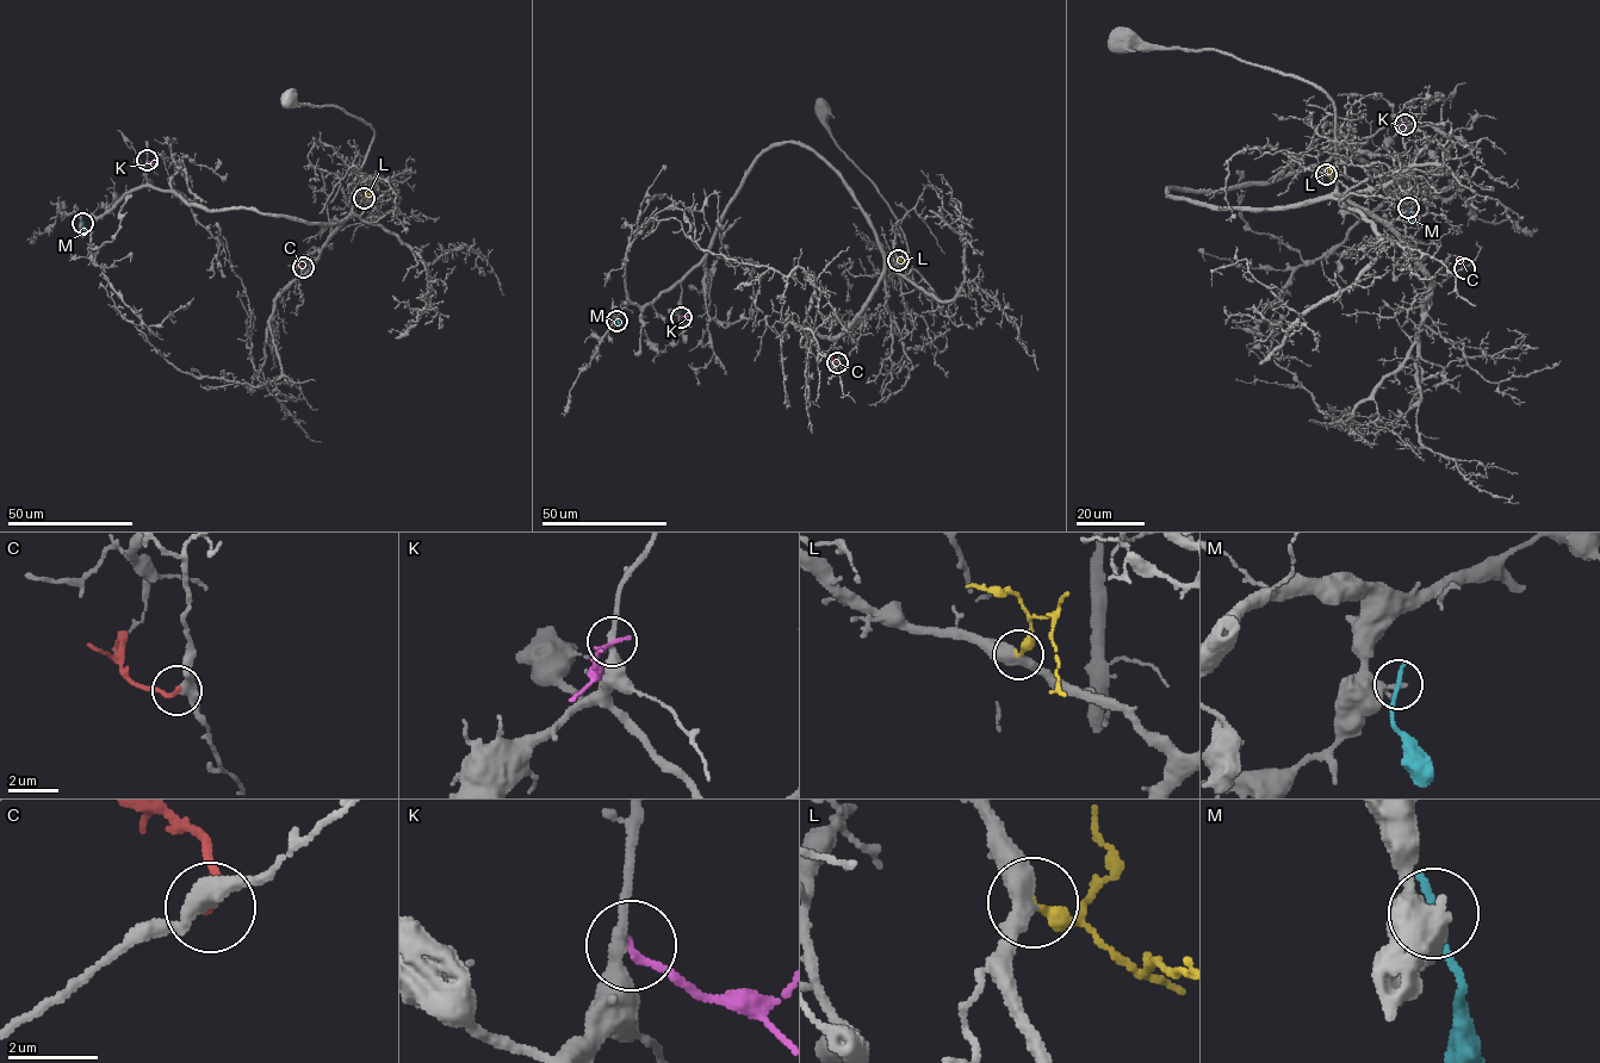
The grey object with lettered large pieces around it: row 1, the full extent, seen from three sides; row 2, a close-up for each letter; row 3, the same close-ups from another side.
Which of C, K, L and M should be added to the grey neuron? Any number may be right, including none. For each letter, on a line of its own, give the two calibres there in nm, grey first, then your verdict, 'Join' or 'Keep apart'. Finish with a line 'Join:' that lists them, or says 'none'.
C: Thickness 400 nm (grey) against 190 nm. Keep apart
K: Thickness 320 nm (grey) against 220 nm. Keep apart
L: Thickness 440 nm (grey) against 280 nm. Join
M: Thickness 160 nm (grey) against 220 nm. Keep apart
Join: L

